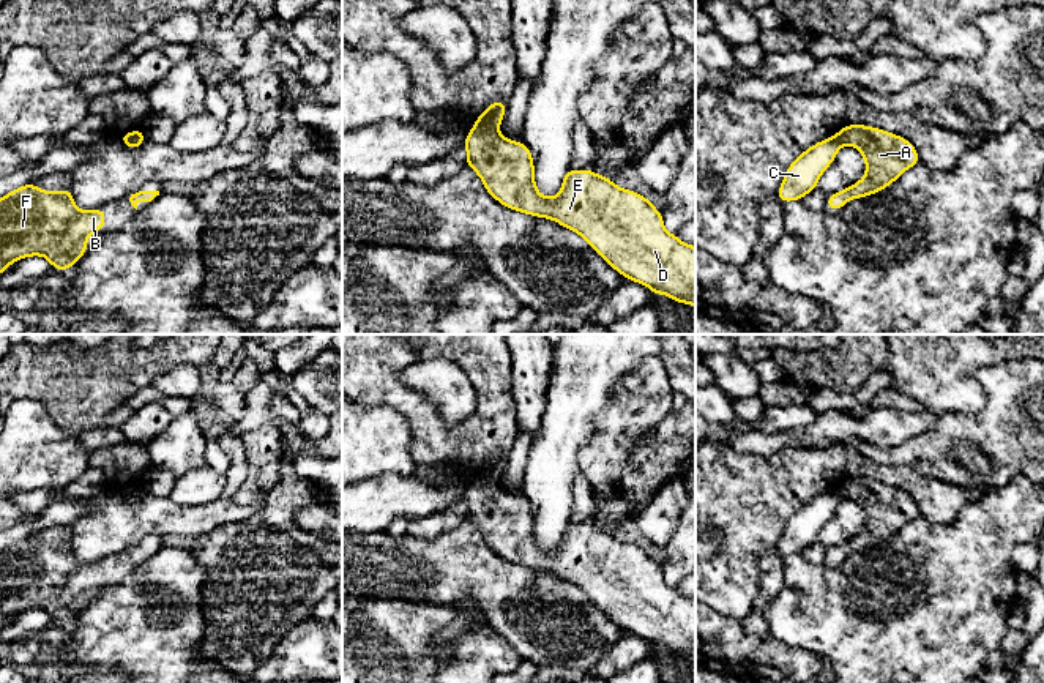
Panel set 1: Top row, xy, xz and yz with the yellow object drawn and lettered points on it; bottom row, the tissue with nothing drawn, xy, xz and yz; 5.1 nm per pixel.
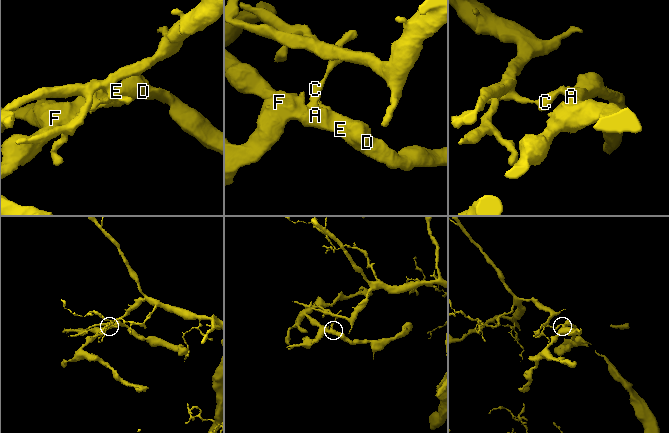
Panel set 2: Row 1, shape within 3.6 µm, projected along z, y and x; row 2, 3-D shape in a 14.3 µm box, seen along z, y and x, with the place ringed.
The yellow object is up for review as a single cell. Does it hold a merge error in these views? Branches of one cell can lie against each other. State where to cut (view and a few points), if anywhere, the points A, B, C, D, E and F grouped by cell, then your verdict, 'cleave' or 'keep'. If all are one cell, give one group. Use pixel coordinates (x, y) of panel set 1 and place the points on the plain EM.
cut xz (477, 475), (497, 480); groups A B D E F / C; cleave

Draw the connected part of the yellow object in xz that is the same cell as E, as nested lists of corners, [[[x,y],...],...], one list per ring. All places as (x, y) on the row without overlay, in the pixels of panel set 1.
[[[475,476],[465,489],[464,500],[465,519],[479,528],[486,544],[497,555],[574,584],[628,634],[647,639],[654,648],[669,648],[677,658],[688,656],[695,661],[695,599],[666,584],[662,568],[653,560],[651,552],[618,541],[590,522],[568,522],[560,546],[555,551],[544,551],[535,536],[535,514],[527,497],[503,491],[495,478]]]

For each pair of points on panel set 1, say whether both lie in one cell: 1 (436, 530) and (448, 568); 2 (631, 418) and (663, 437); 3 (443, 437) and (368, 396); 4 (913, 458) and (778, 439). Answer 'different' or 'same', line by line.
1: different
2: different
3: same
4: different

